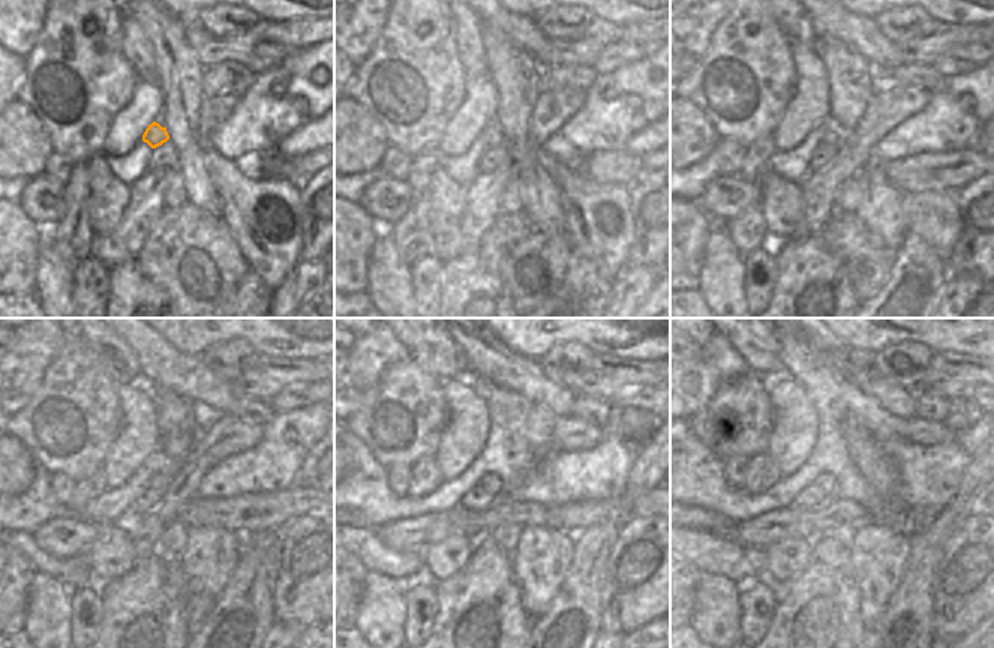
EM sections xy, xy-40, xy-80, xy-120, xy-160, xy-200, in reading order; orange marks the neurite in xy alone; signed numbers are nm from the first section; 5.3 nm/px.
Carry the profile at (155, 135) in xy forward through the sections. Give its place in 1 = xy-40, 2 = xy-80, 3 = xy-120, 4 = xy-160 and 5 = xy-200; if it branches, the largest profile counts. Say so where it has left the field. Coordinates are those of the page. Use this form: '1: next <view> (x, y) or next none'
1: next xy-40 (492, 135)
2: next xy-80 (831, 138)
3: next xy-120 (159, 483)
4: next xy-160 (492, 483)
5: next xy-200 (826, 482)

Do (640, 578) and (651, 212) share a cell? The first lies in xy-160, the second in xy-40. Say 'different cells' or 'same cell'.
same cell

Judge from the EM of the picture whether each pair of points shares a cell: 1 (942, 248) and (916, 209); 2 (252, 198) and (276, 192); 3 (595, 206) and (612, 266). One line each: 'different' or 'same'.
1: same
2: same
3: same

